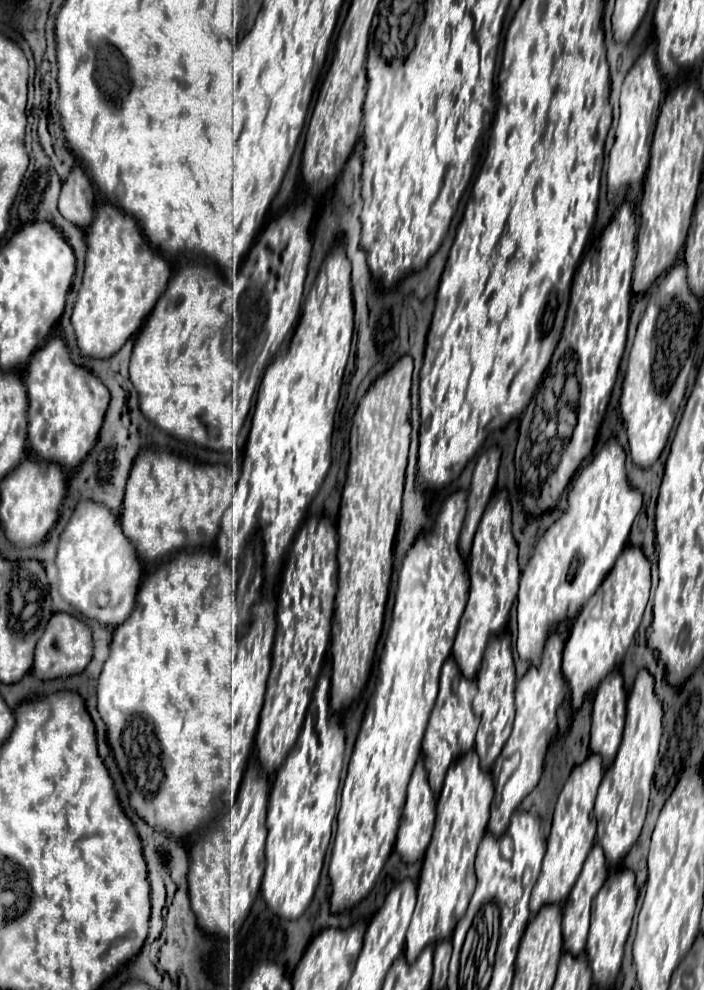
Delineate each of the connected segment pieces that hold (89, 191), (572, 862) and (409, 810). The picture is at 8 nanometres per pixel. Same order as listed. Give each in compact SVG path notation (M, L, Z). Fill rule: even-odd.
M73 166L71 174L63 182L59 212L67 222L75 224L77 228L87 230L91 226L95 214L95 192L89 176L83 172L81 166Z
M591 754L583 764L575 766L571 776L567 778L557 804L555 804L555 814L553 814L553 828L547 840L547 852L543 858L543 868L541 874L535 882L533 894L531 894L531 916L539 912L539 908L547 904L563 904L575 886L575 880L579 878L579 872L583 868L583 862L593 848L595 842L597 824L591 816L593 804L597 796L599 784L603 778L603 764L597 754Z
M419 758L407 788L407 802L403 808L395 844L395 850L403 862L413 864L425 856L425 850L431 842L433 824L435 824L435 792L427 782L423 758Z

